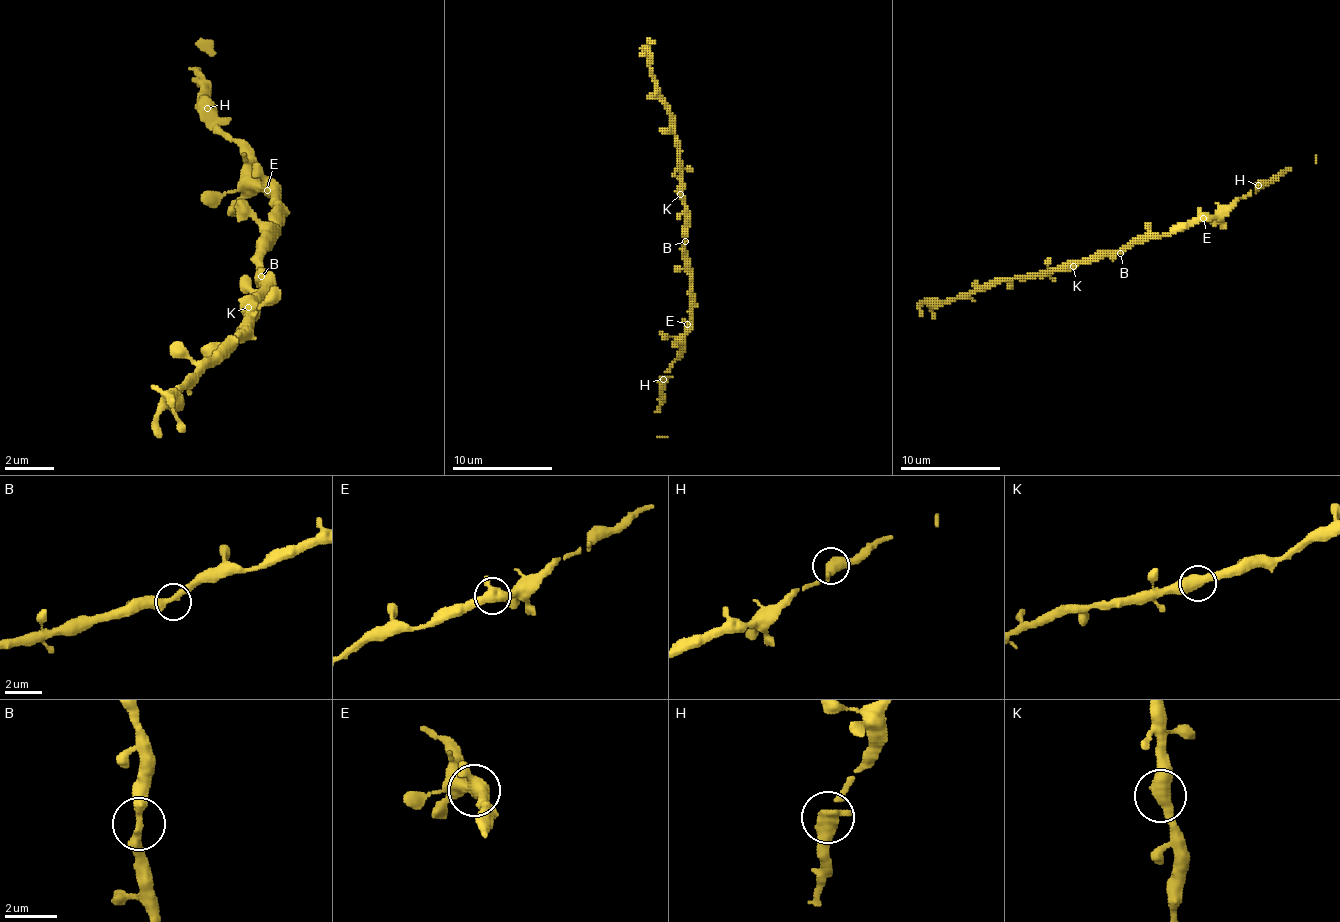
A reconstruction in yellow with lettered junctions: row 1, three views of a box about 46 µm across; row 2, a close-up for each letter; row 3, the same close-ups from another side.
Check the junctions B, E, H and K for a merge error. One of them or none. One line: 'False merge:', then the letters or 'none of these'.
False merge: none of these

